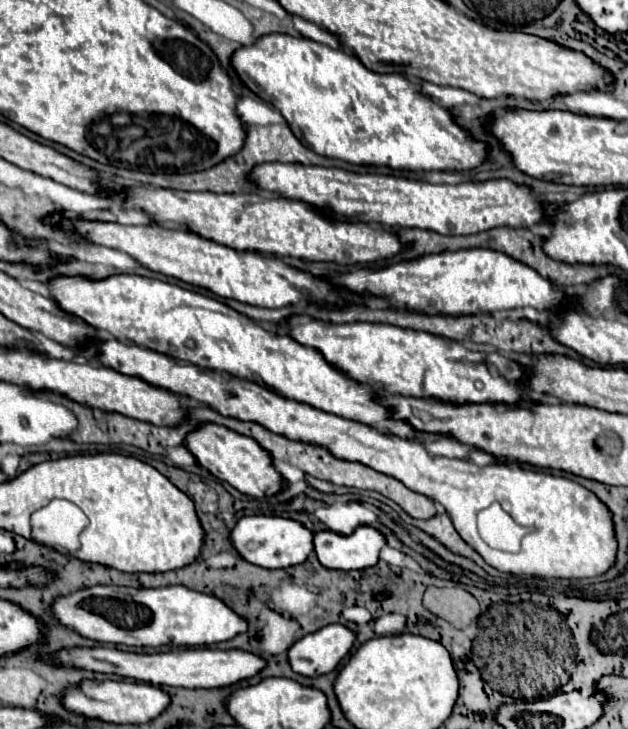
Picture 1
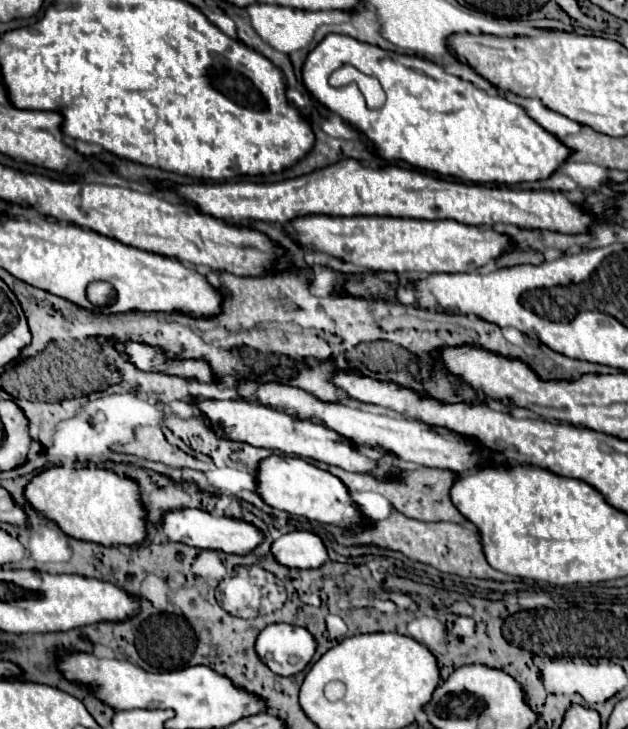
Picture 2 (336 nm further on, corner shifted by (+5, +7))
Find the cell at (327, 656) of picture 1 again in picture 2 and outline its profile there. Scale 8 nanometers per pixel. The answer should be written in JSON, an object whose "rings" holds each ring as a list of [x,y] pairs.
{"rings":[[[270,624],[256,640],[256,654],[274,674],[294,676],[308,666],[316,646],[316,638],[302,626]]]}

